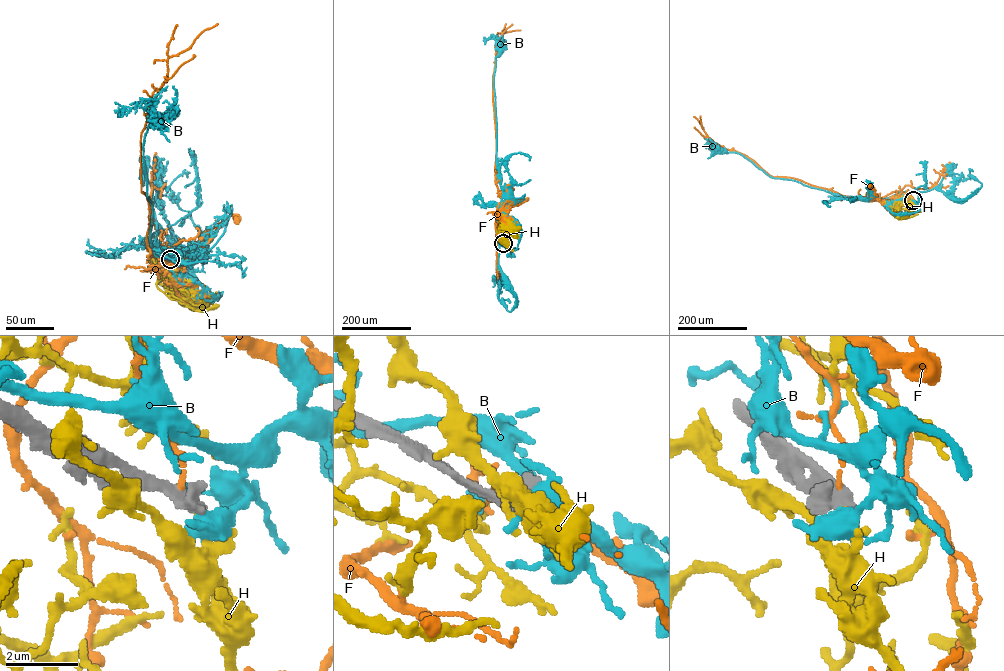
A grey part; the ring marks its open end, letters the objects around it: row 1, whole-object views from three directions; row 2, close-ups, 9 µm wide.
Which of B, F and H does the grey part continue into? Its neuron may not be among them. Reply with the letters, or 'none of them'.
none of them

